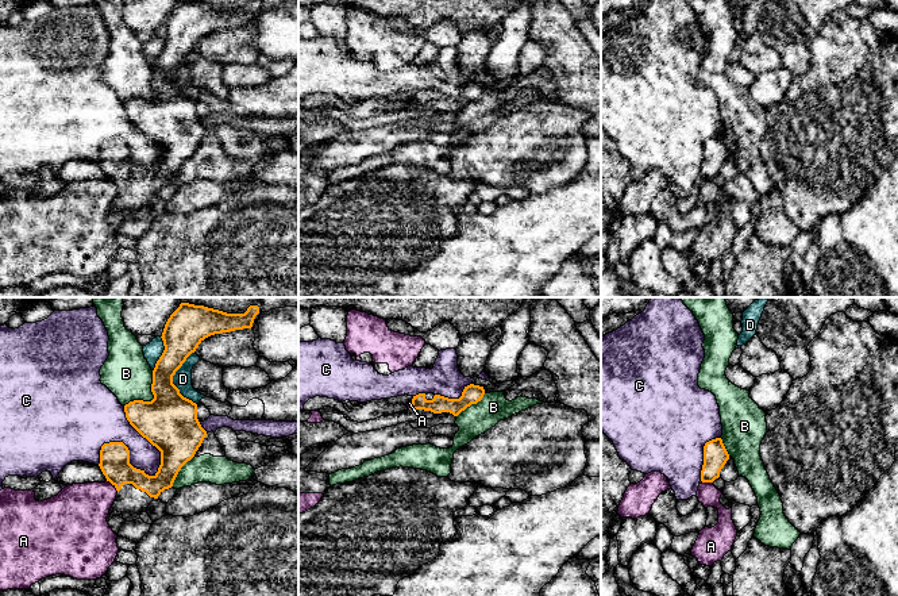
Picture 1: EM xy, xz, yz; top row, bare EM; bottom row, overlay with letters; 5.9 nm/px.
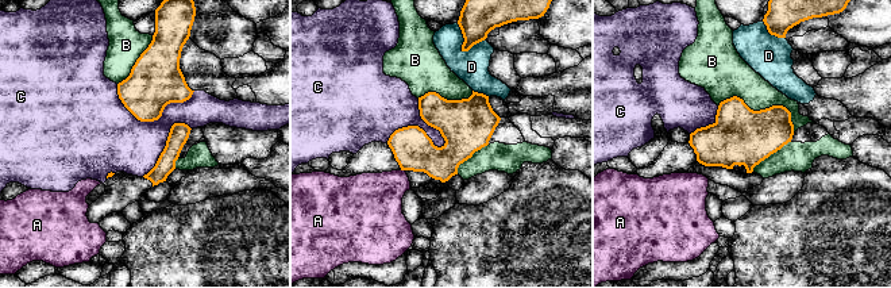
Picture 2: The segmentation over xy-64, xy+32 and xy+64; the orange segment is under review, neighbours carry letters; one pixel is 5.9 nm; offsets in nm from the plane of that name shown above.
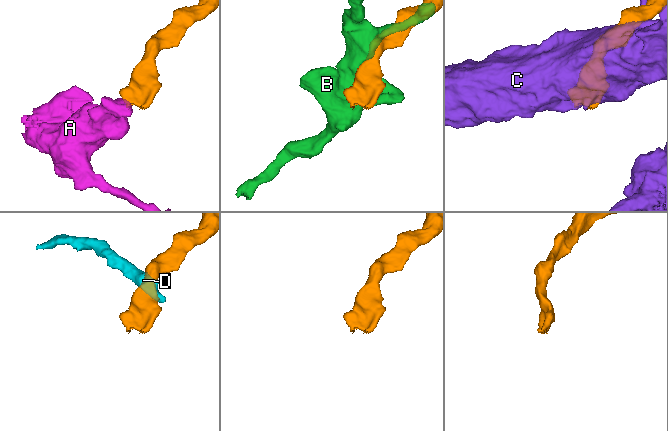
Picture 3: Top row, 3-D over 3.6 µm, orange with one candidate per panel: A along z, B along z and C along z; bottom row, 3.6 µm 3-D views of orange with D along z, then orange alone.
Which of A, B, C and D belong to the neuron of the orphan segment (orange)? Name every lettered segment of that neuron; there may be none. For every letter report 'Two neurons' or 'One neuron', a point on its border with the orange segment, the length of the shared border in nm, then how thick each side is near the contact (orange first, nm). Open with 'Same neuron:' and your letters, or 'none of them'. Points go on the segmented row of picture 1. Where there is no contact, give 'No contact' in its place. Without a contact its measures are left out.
Same neuron: none of them
A: Two neurons. Touches orange at xy (112, 484). Shared border 100 nm. Thickness 180 nm (orange) against 320 nm
B: Two neurons. Touches orange at xy (153, 399). Shared border 280 nm. Thickness 340 nm (orange) against 280 nm
C: Two neurons. Touches orange at xy (149, 441). Shared border 460 nm. Thickness 340 nm (orange) against 200 nm
D: Two neurons. Touches orange at xy (172, 380). Shared border 320 nm. Thickness 340 nm (orange) against 110 nm

